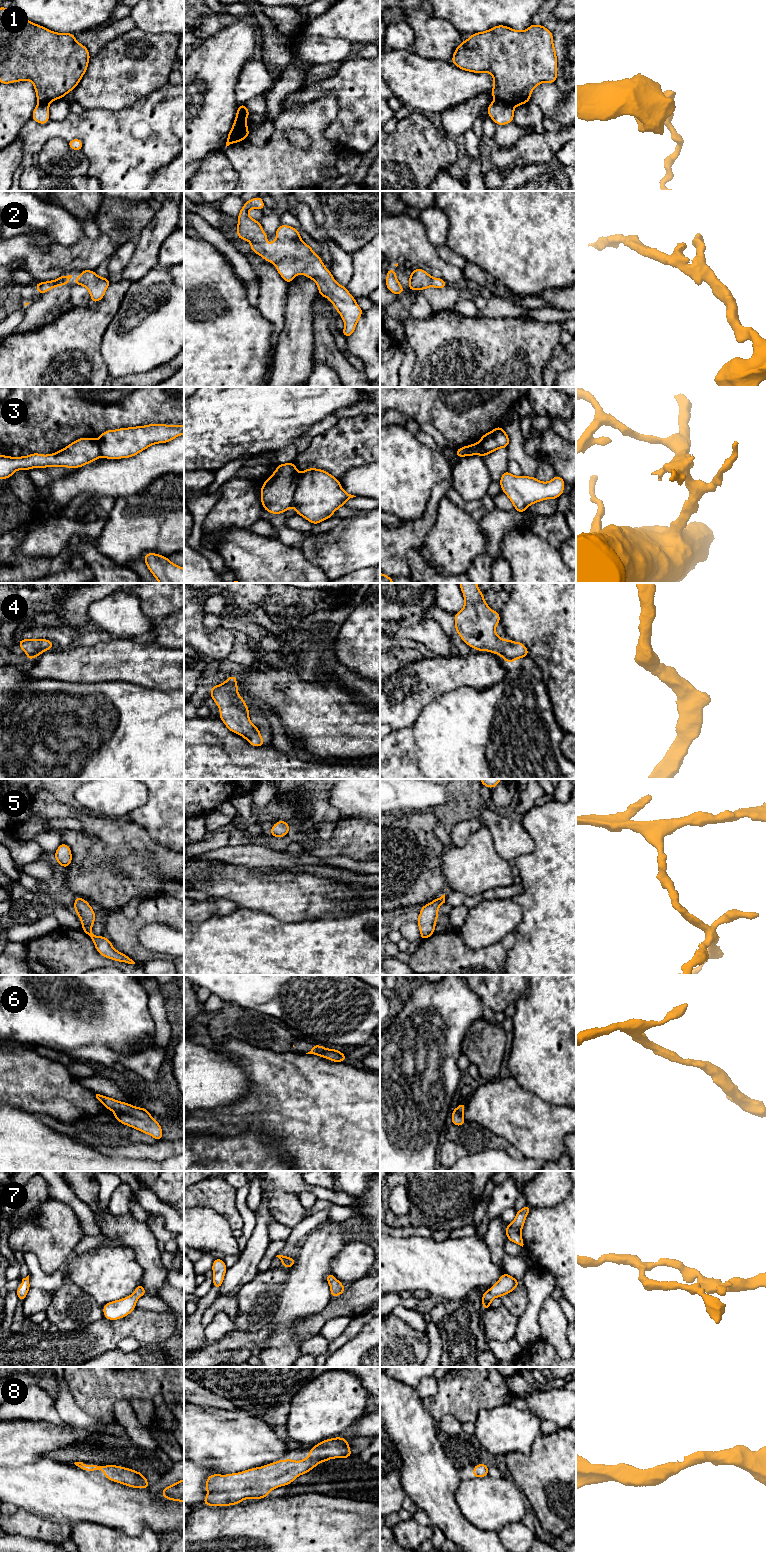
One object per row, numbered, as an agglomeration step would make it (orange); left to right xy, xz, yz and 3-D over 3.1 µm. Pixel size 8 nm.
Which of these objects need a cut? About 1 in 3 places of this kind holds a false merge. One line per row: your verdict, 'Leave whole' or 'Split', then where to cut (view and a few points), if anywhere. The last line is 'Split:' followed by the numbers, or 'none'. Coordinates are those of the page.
1: Split. Split along yz (496, 99), (505, 101), (513, 107)
2: Leave whole. No split
3: Split. Split along xz (299, 474), (297, 488), (292, 503), (289, 506)
4: Leave whole. No split
5: Leave whole. No split
6: Leave whole. No split
7: Leave whole. No split
8: Leave whole. No split
Split: 1, 3

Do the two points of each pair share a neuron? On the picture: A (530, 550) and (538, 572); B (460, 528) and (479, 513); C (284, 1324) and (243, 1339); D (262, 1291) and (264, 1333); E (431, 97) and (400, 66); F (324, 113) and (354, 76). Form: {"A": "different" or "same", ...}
{"A": "same", "B": "different", "C": "different", "D": "different", "E": "same", "F": "different"}

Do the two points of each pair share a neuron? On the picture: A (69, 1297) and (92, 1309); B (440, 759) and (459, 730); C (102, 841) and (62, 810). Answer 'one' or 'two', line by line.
A: one
B: one
C: one

